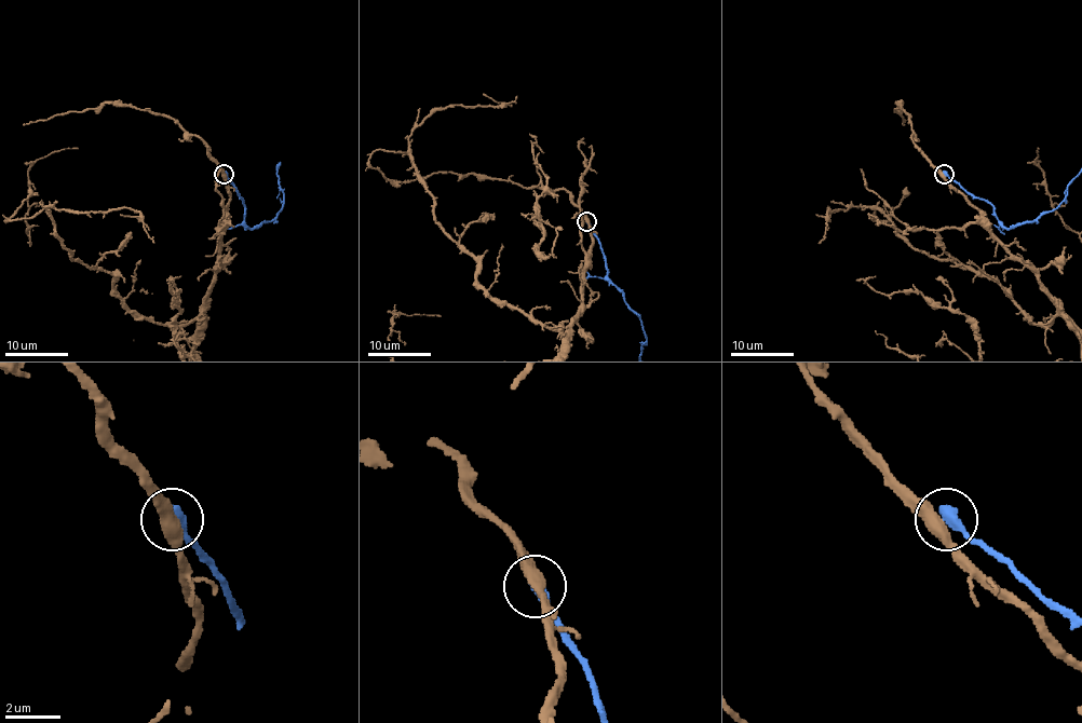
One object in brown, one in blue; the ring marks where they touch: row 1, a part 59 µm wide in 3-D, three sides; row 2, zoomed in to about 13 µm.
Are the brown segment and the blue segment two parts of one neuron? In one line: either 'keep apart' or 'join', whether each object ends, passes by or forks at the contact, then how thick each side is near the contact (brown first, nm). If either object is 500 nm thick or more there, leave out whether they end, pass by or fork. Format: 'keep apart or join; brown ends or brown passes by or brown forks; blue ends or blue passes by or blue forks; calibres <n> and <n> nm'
keep apart; brown passes by; blue ends; calibres 440 and 460 nm

